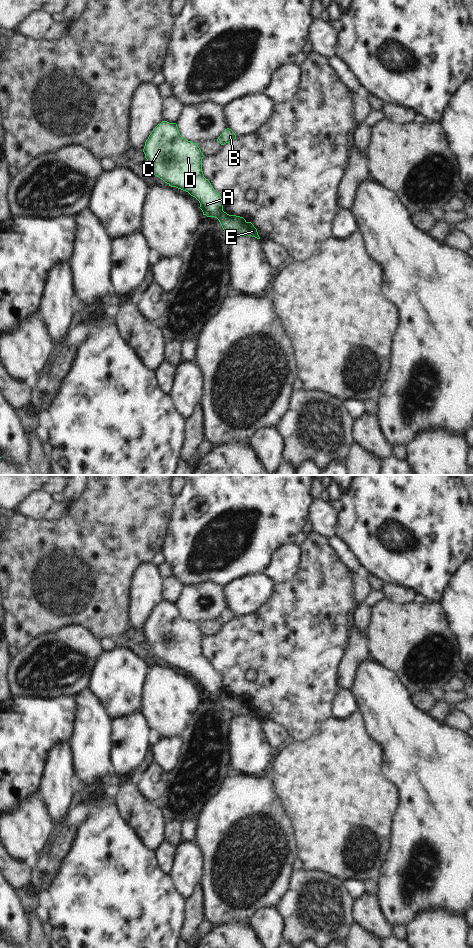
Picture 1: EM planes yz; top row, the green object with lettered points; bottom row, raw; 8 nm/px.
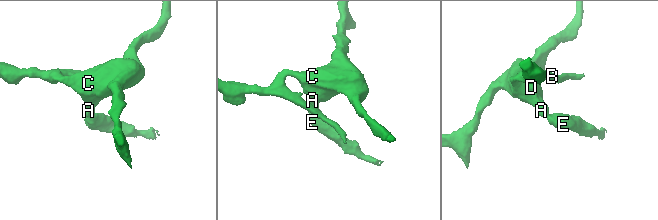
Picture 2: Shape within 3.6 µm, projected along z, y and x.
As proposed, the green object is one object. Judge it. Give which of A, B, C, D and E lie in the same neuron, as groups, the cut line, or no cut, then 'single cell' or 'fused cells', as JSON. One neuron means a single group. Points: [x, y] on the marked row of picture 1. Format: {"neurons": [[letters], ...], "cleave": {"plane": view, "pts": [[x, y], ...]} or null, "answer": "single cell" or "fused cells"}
{"neurons": [["A", "B", "C", "D"], ["E"]], "cleave": {"plane": "yz", "pts": [[222, 210], [217, 218]]}, "answer": "fused cells"}

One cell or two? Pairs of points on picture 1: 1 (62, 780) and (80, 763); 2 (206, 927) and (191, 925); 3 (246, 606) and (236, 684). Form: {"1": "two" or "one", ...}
{"1": "two", "2": "two", "3": "two"}

